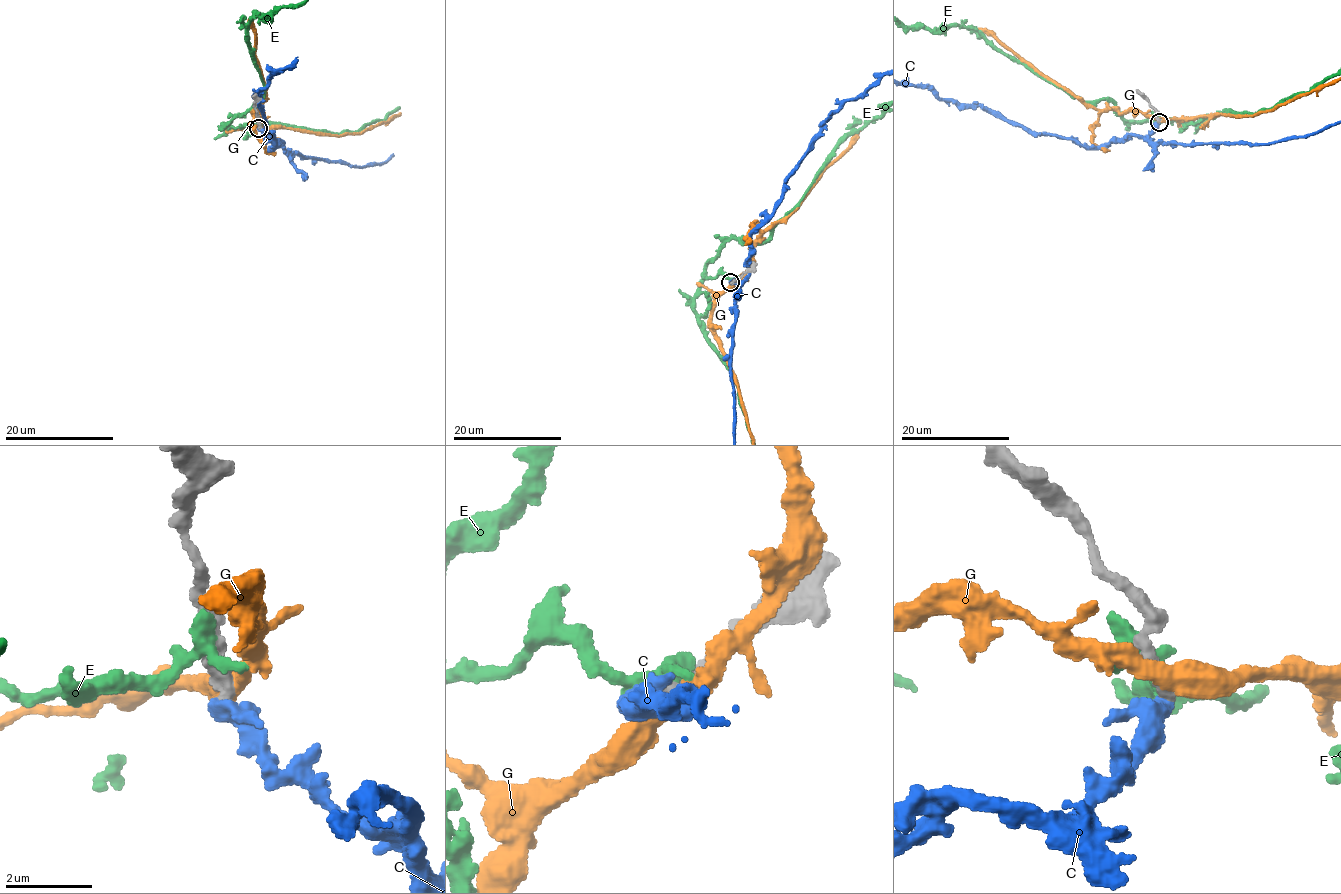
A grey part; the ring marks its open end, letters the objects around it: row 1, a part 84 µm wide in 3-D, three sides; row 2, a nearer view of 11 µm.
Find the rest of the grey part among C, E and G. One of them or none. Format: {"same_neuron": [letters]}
{"same_neuron": ["C"]}

